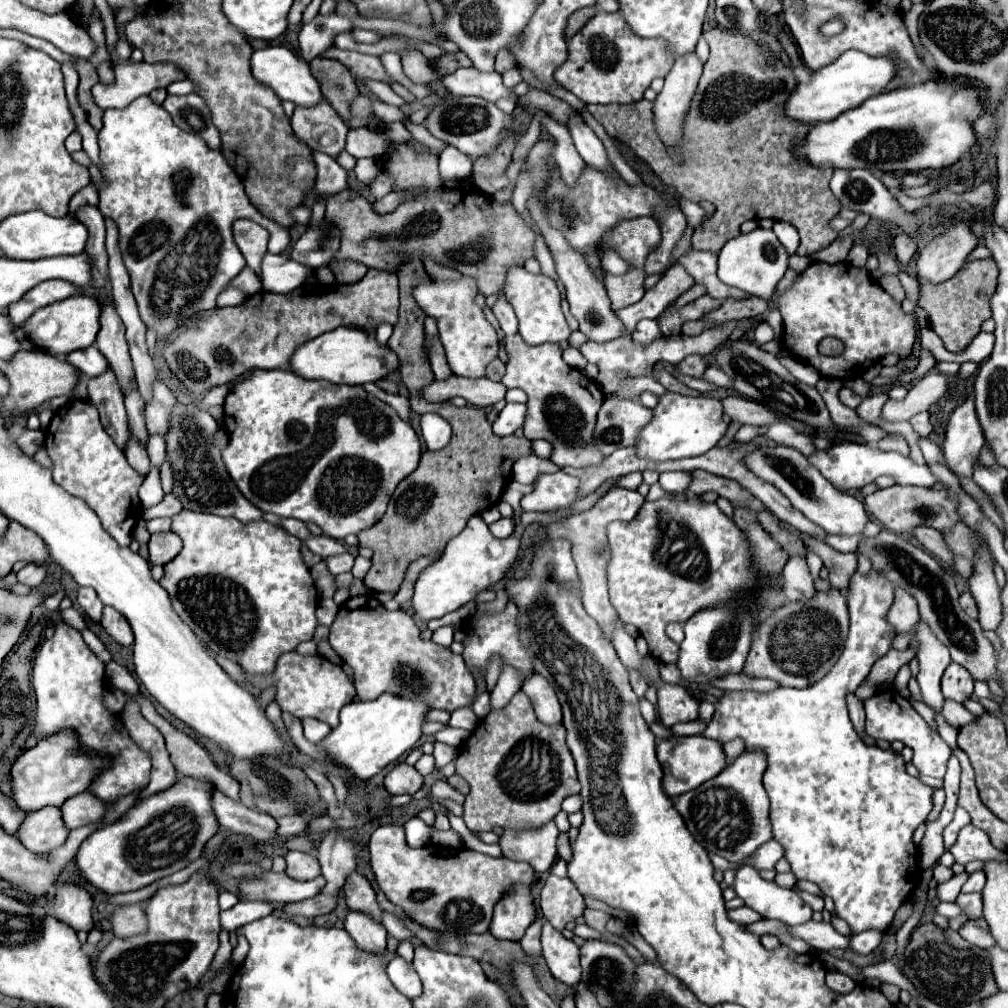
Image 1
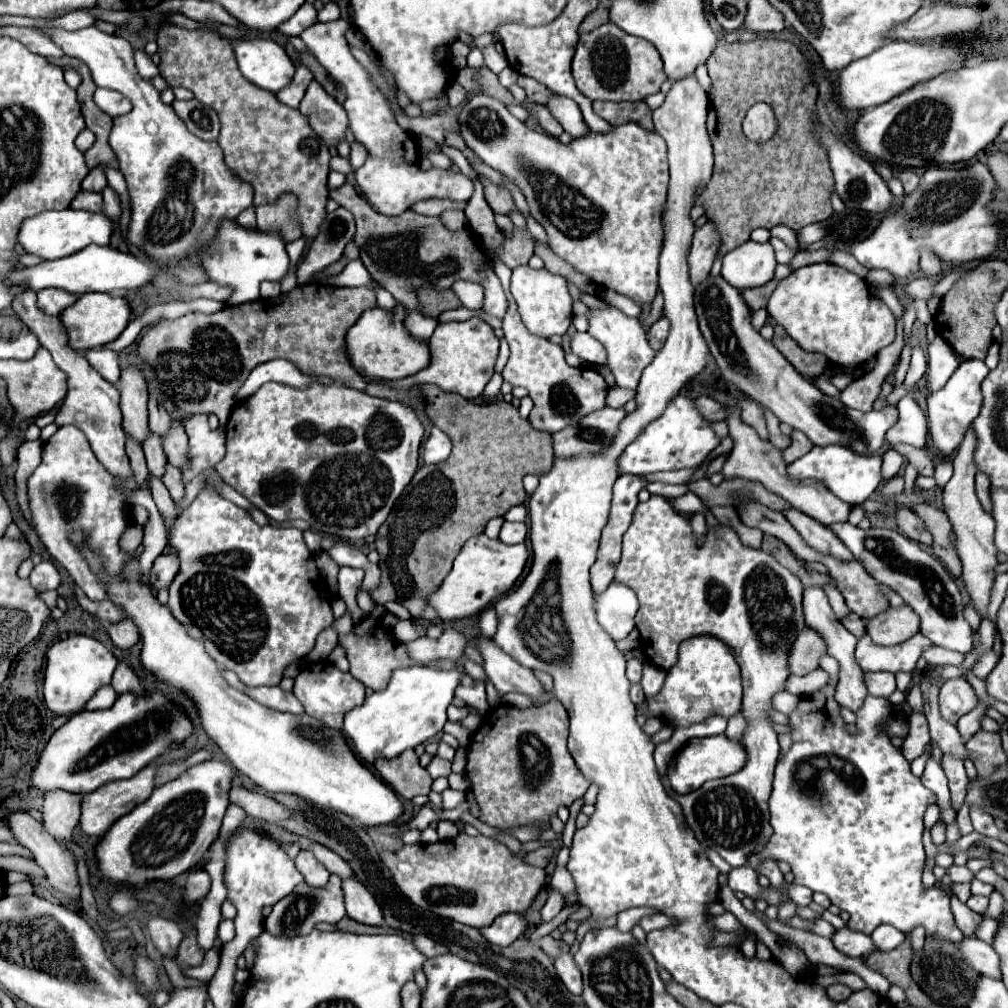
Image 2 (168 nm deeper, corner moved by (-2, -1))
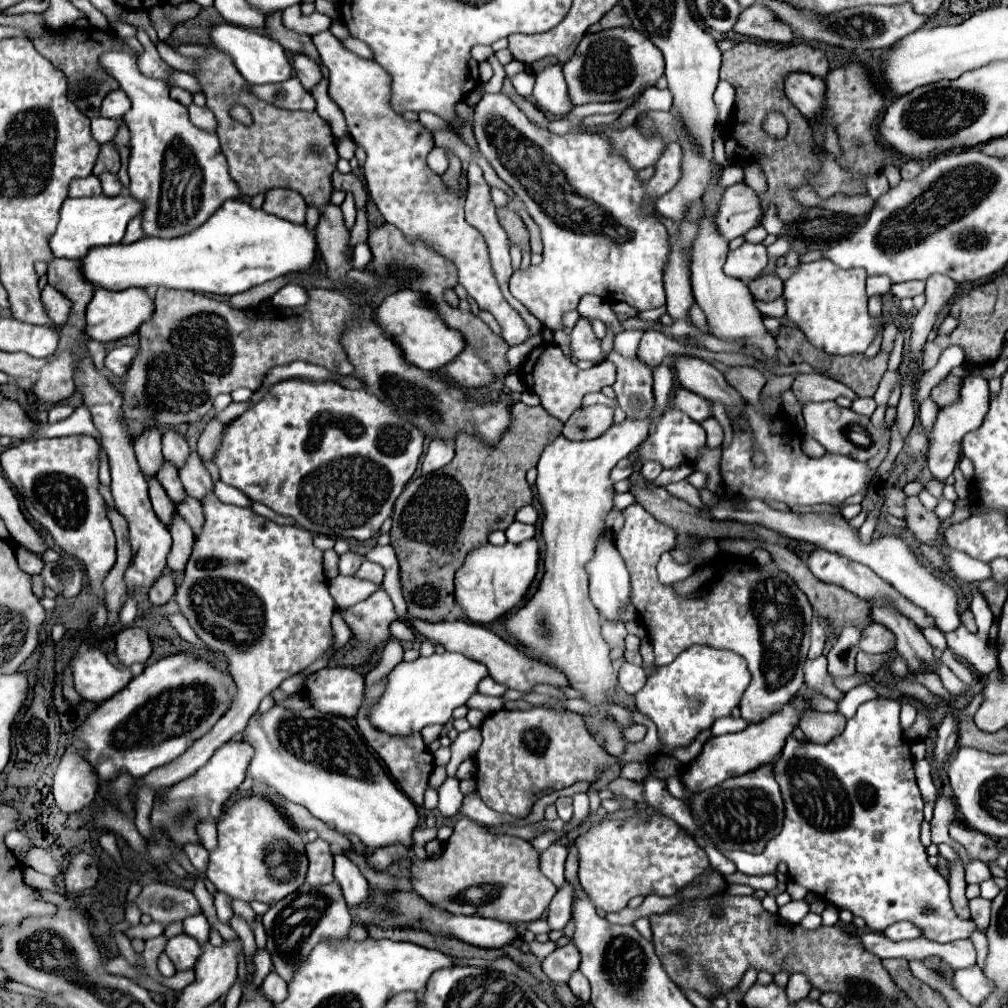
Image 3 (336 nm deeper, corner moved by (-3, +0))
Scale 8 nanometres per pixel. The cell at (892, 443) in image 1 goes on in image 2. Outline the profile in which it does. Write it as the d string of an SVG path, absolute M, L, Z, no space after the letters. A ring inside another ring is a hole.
M887 451L885 455L883 455L883 479L885 481L889 481L889 479L893 479L897 473L899 473L899 469L903 467L903 461L905 461L905 457L901 455L901 453L897 453L897 451Z

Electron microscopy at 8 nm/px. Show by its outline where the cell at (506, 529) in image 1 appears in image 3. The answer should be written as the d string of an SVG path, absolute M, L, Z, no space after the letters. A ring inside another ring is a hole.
M514 522L506 530L506 538L512 544L520 544L524 540L530 540L530 538L534 538L534 534L536 534L536 528L530 524L522 524L522 522Z

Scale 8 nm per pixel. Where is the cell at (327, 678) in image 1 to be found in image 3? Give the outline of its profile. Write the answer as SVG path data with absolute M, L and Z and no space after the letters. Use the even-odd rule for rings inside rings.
M326 666L304 680L312 708L354 718L364 702L364 676L356 668Z

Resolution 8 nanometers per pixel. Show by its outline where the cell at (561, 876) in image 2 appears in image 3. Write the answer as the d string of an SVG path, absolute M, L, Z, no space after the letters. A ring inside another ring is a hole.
M586 792L573 796L573 816L571 822L580 824L589 814L589 797Z

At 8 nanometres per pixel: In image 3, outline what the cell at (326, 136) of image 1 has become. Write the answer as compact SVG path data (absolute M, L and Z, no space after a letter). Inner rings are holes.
M294 56L294 70L306 90L312 90L322 80L320 68L308 56Z

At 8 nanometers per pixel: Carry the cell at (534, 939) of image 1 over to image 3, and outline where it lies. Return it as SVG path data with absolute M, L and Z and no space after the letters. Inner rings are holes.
M554 844L548 850L544 850L540 854L540 870L544 872L544 876L548 876L556 888L560 890L564 886L564 860L566 860L566 846Z

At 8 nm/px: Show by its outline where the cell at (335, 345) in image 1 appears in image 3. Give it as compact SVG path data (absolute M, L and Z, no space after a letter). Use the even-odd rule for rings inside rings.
M398 290L392 296L388 296L374 312L374 322L382 328L384 336L392 338L408 364L422 368L422 370L438 370L440 366L454 360L460 350L464 348L464 338L460 332L450 330L428 304L424 304L424 298L412 290Z

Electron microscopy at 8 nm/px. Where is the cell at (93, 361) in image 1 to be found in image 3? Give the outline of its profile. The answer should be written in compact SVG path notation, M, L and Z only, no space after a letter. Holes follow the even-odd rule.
M130 346L114 348L114 350L108 352L108 356L104 358L104 368L110 370L112 374L116 374L116 376L122 376L122 374L128 370L134 354L136 354L136 350L130 348Z

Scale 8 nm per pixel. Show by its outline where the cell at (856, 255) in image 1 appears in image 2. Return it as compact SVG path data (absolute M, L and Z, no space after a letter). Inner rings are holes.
M975 161L969 167L963 169L939 169L929 167L917 185L917 189L909 195L905 195L903 205L897 211L889 211L877 229L863 241L857 241L849 247L849 253L867 269L887 269L895 277L905 279L909 275L917 275L921 251L933 251L941 261L949 265L969 265L969 263L981 263L987 257L991 257L999 245L999 227L997 227L997 215L989 209L989 203L995 199L995 179L985 163Z

